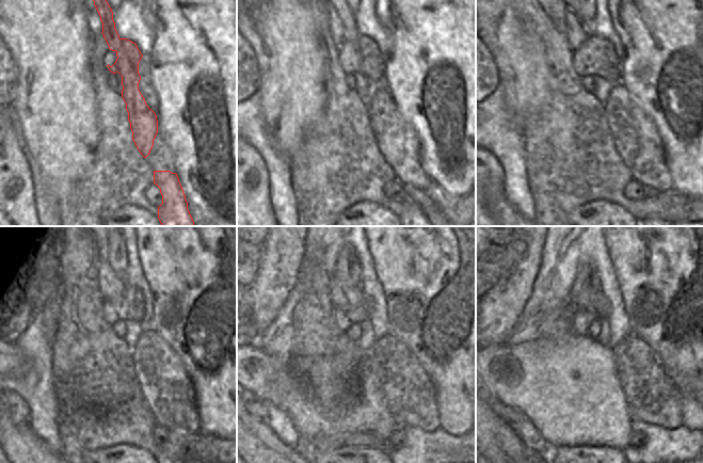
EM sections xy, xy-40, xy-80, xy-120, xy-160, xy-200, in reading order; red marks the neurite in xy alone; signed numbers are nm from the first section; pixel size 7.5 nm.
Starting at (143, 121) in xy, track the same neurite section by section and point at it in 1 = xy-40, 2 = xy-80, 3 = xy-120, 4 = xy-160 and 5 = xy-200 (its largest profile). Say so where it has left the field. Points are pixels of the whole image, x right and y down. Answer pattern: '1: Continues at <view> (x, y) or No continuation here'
1: Continues at xy-40 (366, 59)
2: Continues at xy-80 (603, 61)
3: Continues at xy-120 (128, 305)
4: Continues at xy-160 (362, 312)
5: Continues at xy-200 (593, 317)

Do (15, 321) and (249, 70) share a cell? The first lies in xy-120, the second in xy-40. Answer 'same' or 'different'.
same

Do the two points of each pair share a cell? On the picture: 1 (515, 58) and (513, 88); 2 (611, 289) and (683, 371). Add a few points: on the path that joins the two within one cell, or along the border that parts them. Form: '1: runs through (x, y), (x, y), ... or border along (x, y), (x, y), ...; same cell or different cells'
1: runs through (516, 65), (516, 80); same cell
2: border along (616, 276), (628, 325); different cells

